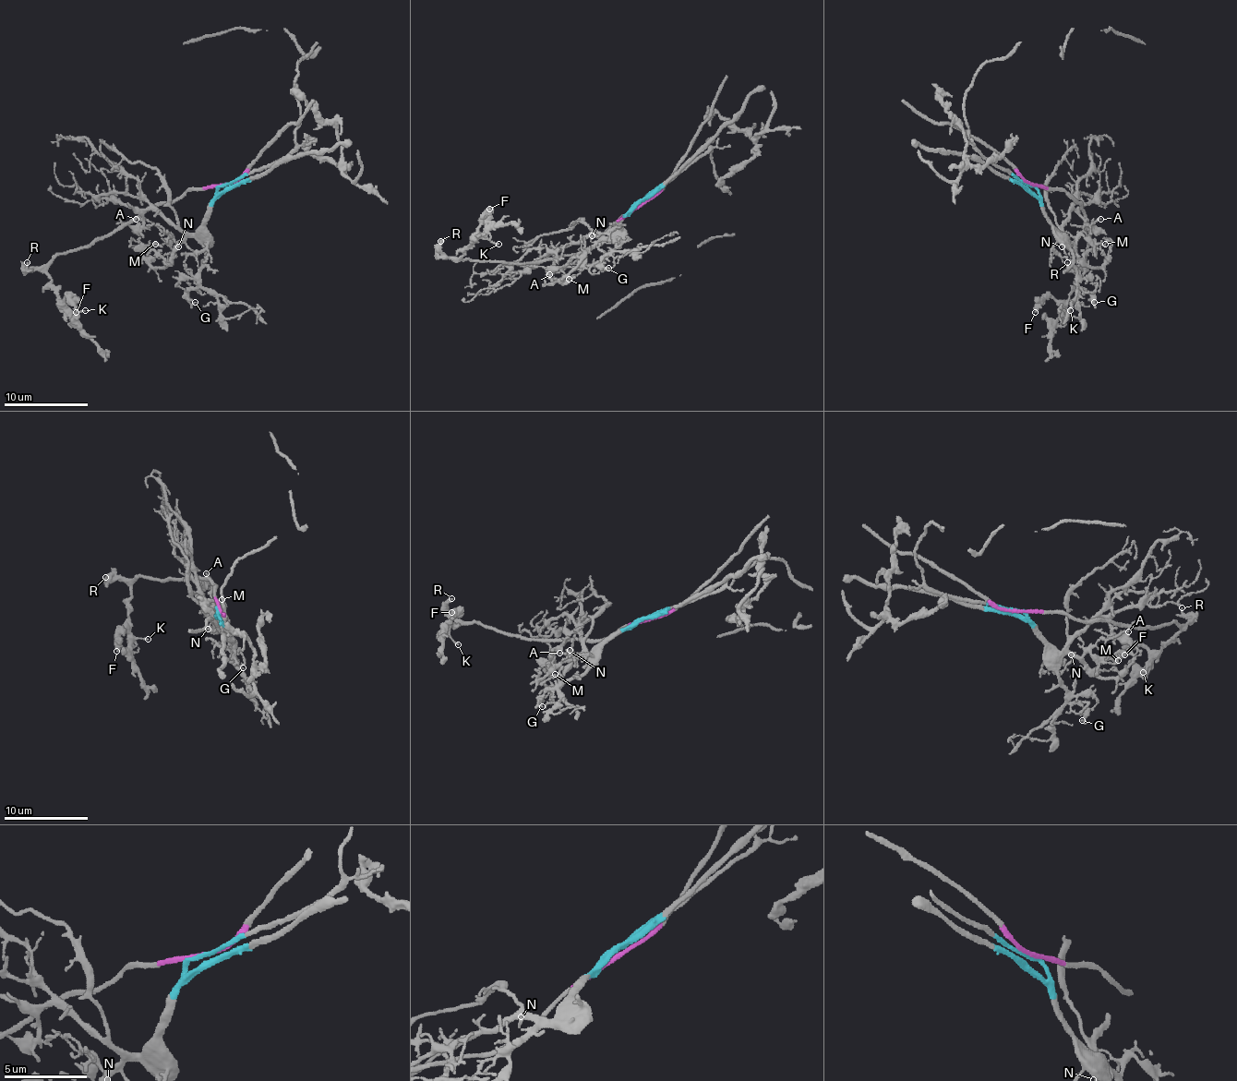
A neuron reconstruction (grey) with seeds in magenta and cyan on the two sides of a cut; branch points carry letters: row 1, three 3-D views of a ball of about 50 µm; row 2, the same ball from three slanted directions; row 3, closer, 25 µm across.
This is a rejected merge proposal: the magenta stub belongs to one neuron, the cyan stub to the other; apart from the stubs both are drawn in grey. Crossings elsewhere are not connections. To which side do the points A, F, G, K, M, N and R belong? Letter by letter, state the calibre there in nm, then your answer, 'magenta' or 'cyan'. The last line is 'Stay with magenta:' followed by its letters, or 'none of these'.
A: 80 nm | cyan
F: 300 nm | magenta
G: 180 nm | cyan
K: 120 nm | magenta
M: 110 nm | cyan
N: 140 nm | cyan
R: 100 nm | magenta
Stay with magenta: F, K, R

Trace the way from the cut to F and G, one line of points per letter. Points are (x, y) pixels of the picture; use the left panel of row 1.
F: (227, 184), (189, 188), (84, 247), (59, 253), (46, 270), (51, 287), (76, 312)
G: (227, 184), (206, 222), (206, 266), (199, 272), (199, 282), (189, 291), (189, 302), (195, 302)

